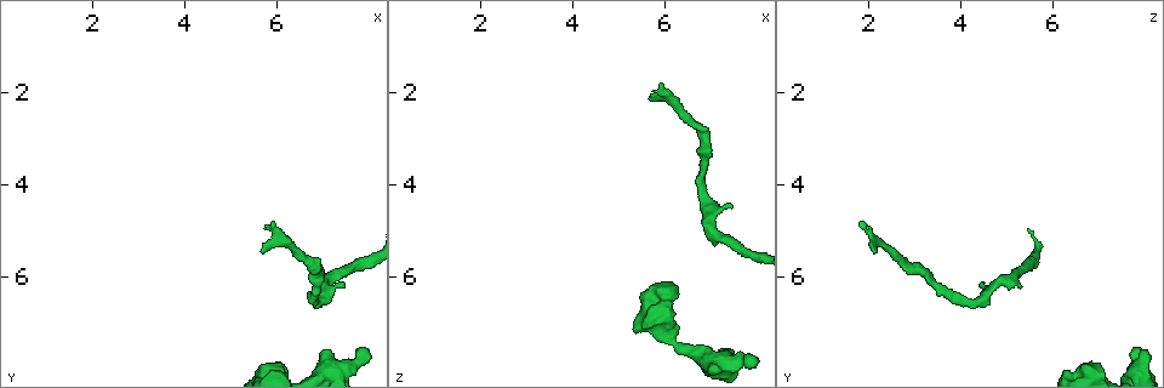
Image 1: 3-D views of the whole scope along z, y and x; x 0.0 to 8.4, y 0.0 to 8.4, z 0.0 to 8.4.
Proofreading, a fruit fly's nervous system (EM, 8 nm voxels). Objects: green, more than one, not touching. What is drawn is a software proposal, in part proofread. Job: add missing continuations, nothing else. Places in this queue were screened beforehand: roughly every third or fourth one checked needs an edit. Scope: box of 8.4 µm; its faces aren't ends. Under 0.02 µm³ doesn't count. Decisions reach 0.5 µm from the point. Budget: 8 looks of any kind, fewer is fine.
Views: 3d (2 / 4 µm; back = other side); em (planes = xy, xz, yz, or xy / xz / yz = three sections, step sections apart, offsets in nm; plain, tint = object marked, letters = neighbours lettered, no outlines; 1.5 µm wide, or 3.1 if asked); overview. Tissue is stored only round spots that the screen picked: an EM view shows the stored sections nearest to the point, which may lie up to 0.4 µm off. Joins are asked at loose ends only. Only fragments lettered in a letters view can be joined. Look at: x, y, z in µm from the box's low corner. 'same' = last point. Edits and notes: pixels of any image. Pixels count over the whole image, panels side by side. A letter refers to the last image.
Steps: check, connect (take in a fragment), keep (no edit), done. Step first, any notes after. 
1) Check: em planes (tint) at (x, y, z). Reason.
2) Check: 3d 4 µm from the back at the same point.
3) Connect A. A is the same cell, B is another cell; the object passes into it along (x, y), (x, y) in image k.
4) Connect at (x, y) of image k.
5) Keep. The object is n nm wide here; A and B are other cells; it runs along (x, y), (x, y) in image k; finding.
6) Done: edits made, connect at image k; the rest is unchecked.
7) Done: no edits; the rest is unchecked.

Check: em xy step 8 (letters) at (7.85, 7.50, 7.80). Stops while still wide.

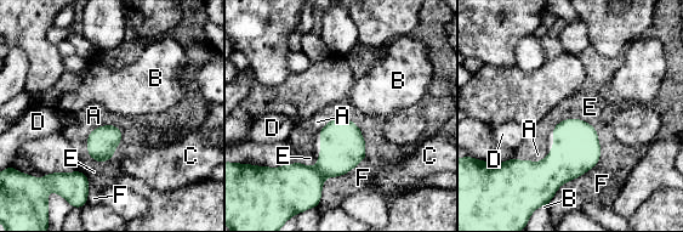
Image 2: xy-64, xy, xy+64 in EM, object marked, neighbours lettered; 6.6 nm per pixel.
Keep. A, B, C, D, E and F are other cells; a border runs along (320, 130), (320, 153), (307, 167) in image 2; none of them fits.

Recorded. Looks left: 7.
Check: em planes (letters) at (7.45, 6.10, 4.55). Thin end.

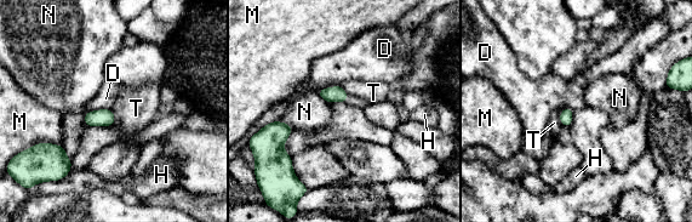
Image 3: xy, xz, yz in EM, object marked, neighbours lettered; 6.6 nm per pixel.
Keep. D, H, M, N and T are other cells; a border runs along (110, 108), (86, 112) in image 3; no lettered fragment goes on from it.

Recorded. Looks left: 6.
Check: em xz step 8 (letters) at (5.90, 4.80, 1.85). An open end.

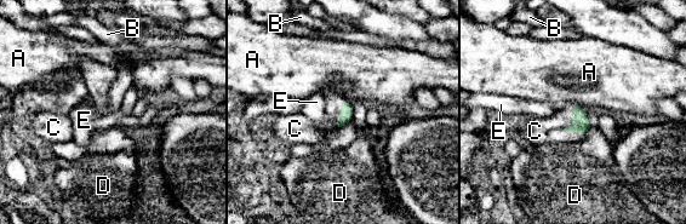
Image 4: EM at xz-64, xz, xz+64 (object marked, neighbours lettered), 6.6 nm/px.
Connect C. C is the same cell, A, B, D and E are other cells; the object passes into it along (581, 124), (573, 131), (536, 130) in image 4; the cell continues.

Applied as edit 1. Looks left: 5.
Done: edits made, connect at image 4; the rest is unchecked.

